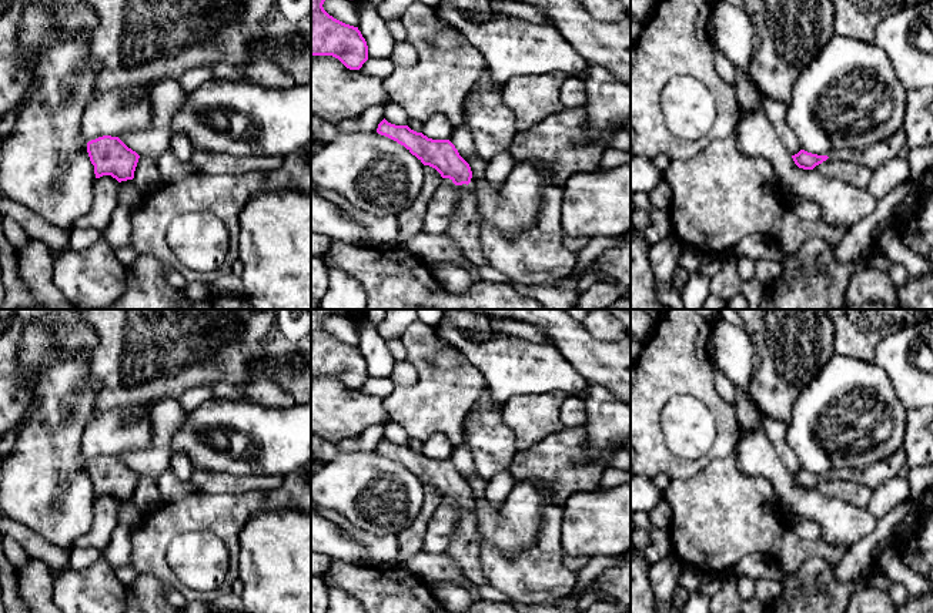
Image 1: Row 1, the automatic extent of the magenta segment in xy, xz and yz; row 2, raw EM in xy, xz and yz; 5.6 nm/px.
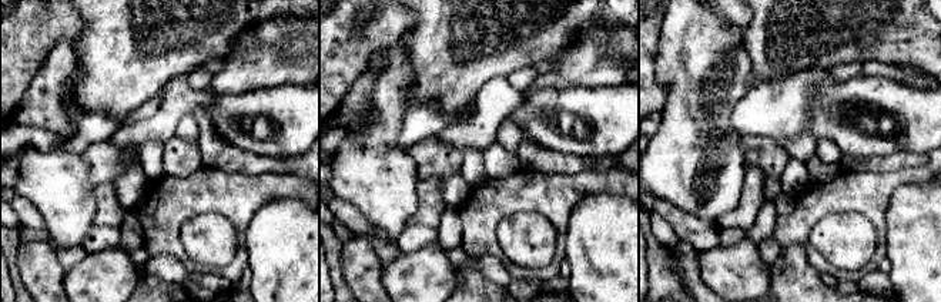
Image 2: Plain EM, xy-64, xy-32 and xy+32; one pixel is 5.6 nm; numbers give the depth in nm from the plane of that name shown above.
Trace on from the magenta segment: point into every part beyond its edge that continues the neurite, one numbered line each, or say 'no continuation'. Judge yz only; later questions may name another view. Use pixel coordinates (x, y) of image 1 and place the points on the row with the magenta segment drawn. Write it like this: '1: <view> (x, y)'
1: yz (858, 176)

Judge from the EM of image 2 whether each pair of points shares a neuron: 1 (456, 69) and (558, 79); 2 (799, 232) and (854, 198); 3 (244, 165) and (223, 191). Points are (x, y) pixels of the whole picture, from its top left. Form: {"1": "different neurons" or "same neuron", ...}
{"1": "different neurons", "2": "same neuron", "3": "different neurons"}

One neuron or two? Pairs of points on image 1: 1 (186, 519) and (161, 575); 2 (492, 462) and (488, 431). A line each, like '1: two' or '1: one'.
1: one
2: one

